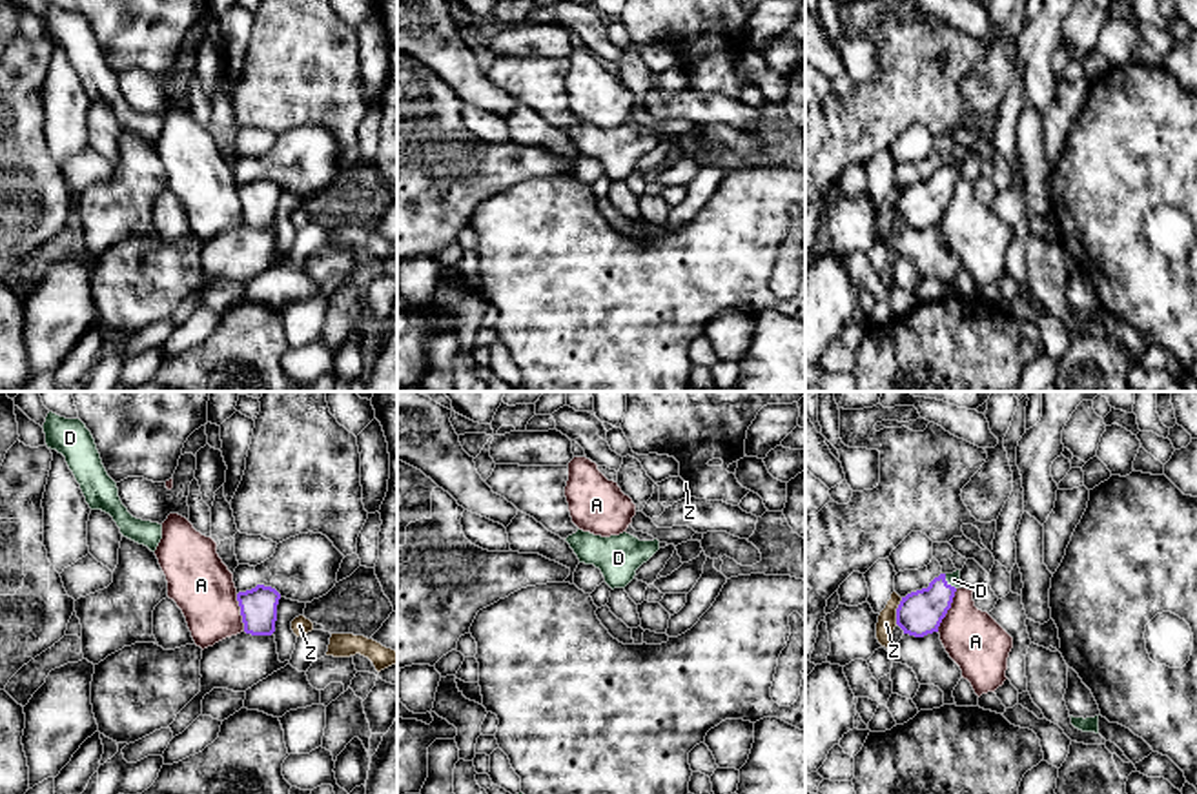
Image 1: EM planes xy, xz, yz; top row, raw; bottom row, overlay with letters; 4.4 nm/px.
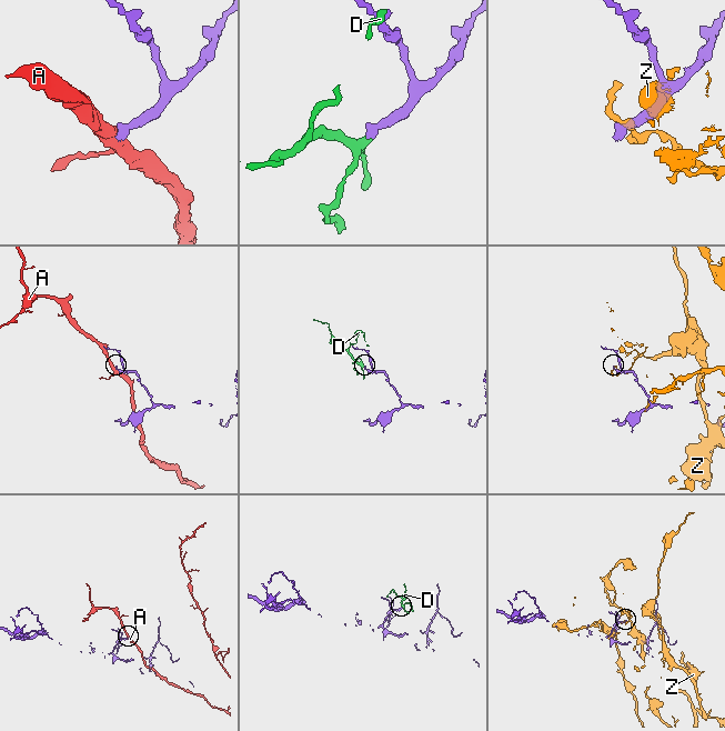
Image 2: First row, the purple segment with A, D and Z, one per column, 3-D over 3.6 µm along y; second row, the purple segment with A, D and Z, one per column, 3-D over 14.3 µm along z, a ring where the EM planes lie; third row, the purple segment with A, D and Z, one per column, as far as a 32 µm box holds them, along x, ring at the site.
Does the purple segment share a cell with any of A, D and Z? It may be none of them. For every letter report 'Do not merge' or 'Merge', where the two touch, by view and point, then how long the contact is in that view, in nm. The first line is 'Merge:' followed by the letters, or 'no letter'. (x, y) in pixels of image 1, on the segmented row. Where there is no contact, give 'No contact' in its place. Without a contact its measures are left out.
Merge: D
A: Do not merge. Touches purple at yz (948, 609). Shared border 220 nm
D: Merge. Touches purple at yz (946, 581). Shared border 90 nm
Z: Do not merge. Touches purple at yz (897, 610). Shared border 120 nm

